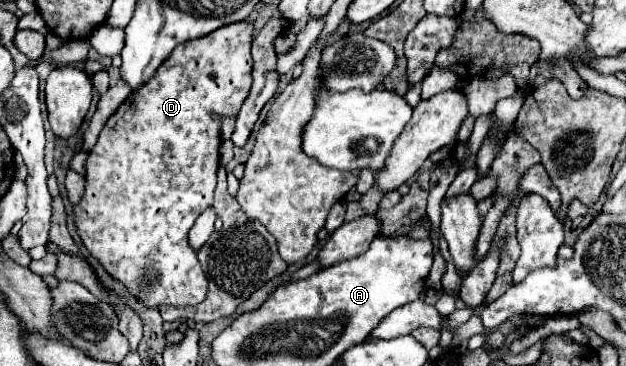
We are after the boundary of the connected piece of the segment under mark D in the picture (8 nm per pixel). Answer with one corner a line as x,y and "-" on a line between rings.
239,21
239,23
231,23
231,25
223,25
223,27
215,29
211,35
205,35
205,37
199,37
195,41
189,41
189,43
175,47
175,51
167,57
167,61
161,63
155,77
151,81
147,81
145,85
141,85
137,91
133,91
127,97
127,101
123,105
119,105
119,109
109,117
109,121
105,123
95,147
91,149
91,153
87,157
85,193
83,193
81,201
73,207
73,221
75,221
75,227
77,227
77,235
81,237
87,251
101,261
103,269
113,279
123,283
127,287
127,291
133,297
137,297
149,309
159,309
163,305
173,305
173,307
199,305
207,295
207,277
203,275
203,269
199,267
197,253
191,251
191,247
189,247
187,233
189,233
191,225
195,223
195,219
213,203
213,191
215,191
215,185
217,185
217,169
219,169
221,121
225,117
239,113
239,109
241,109
241,105
243,105
243,101
245,101
245,97
251,89
251,83
253,83
253,79
251,79
251,71
253,71
251,33
253,33
253,25
249,21

